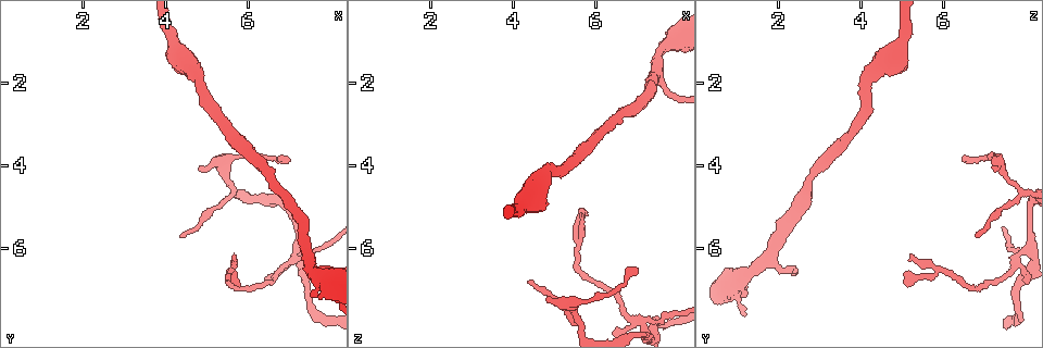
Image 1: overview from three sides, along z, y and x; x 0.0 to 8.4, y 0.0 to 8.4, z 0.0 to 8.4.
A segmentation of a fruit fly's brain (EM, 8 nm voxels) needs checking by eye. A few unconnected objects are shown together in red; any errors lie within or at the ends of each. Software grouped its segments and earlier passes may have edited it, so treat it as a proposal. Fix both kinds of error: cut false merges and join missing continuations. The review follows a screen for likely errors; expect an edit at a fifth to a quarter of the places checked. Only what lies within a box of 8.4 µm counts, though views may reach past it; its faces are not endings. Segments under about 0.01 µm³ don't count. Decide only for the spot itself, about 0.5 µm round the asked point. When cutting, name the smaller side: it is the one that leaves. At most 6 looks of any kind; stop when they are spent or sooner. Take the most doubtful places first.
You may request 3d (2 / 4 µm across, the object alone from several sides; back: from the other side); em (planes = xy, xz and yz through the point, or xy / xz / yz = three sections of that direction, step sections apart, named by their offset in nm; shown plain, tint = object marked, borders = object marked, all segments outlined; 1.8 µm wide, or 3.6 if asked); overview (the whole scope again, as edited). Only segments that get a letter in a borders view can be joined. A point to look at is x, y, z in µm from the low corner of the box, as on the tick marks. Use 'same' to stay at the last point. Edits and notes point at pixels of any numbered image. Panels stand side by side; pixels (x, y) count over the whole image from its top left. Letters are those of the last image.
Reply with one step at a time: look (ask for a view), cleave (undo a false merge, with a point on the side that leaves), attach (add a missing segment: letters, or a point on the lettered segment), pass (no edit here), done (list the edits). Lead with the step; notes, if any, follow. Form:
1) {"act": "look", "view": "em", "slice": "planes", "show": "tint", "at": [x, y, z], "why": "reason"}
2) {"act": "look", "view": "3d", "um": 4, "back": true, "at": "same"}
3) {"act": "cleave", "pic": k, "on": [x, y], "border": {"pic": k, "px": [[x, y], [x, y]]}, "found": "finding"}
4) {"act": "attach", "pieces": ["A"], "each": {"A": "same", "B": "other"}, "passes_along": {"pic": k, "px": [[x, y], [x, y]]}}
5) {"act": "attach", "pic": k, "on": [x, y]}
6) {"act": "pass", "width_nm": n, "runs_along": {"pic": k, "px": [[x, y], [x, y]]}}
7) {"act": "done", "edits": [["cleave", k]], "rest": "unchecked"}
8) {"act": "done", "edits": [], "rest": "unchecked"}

{"act": "look", "view": "3d", "um": 2, "at": [7.10, 6.20, 7.80], "why": "sharp bend"}

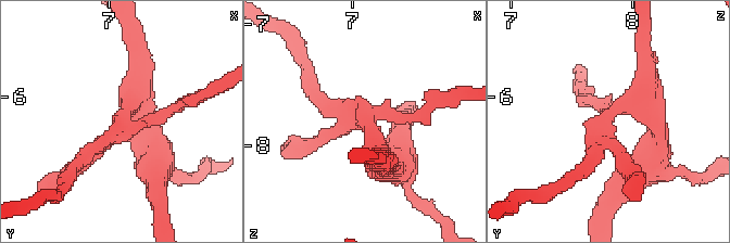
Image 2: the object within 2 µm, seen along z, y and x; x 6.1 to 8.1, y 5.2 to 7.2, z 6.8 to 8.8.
{"act": "look", "view": "em", "slice": "yz", "step": 8, "show": "tint", "at": [7.14, 6.20, 7.76]}

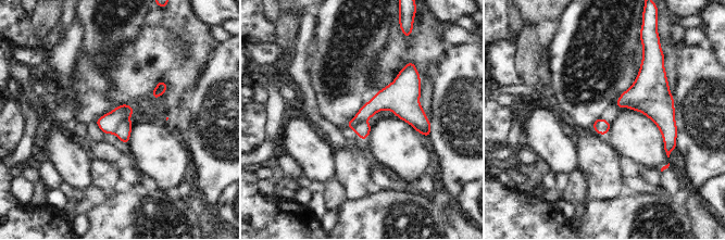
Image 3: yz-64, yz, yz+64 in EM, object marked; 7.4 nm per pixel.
{"act": "look", "view": "em", "slice": "planes", "show": "borders", "at": "same"}

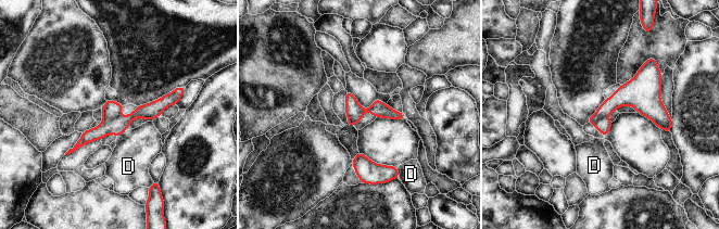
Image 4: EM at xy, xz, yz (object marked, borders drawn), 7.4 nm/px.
{"act": "cleave", "pic": 4, "on": [116, 126], "longest_contact_nm": ["D", 70], "each": {"D": "other"}, "found": "two cells meet here"}

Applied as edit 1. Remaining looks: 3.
{"act": "look", "view": "overview"}

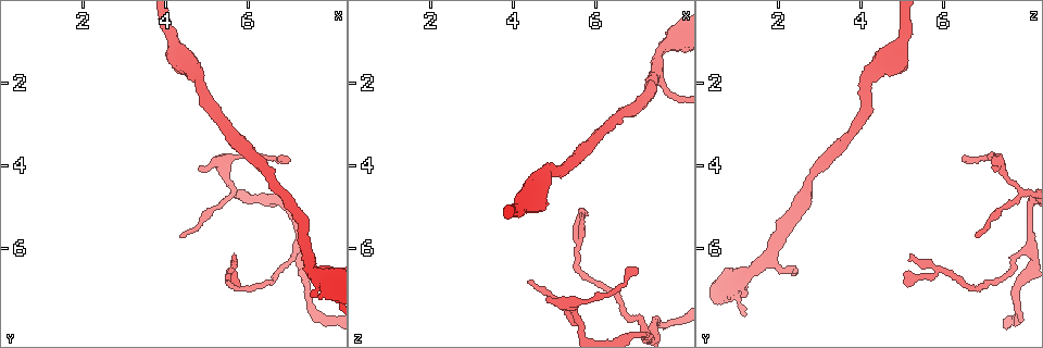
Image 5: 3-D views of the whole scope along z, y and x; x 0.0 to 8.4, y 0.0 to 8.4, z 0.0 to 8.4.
{"act": "look", "view": "em", "slice": "planes", "show": "borders", "at": [5.65, 6.15, 5.25], "why": "an open end"}

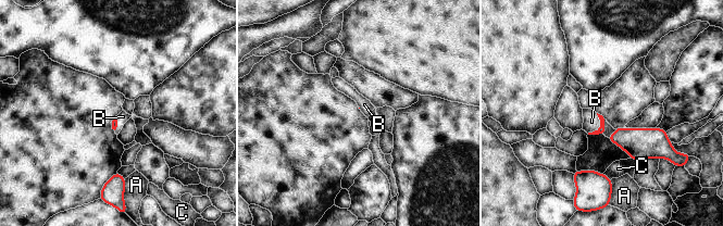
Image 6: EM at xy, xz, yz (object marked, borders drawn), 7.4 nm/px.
{"act": "attach", "pieces": ["B"], "each": {"A": "other", "B": "same", "C": "other"}, "passes_along": {"pic": 6, "px": [[601, 129], [600, 126], [591, 122]]}, "found": "it goes on there"}

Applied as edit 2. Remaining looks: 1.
{"act": "done", "edits": [["cleave", 4], ["attach", 6]], "rest": "unchecked"}

